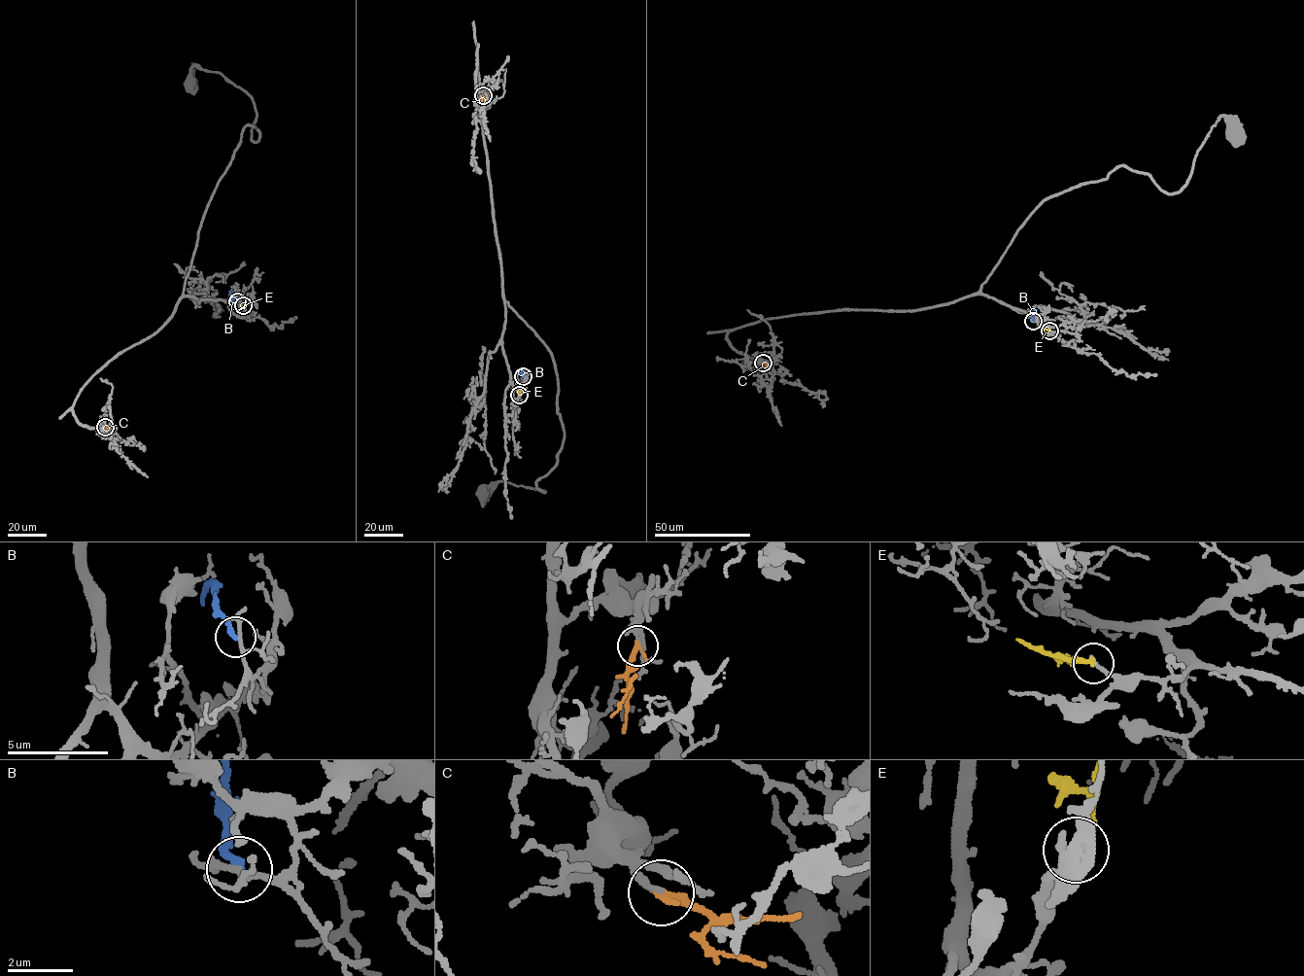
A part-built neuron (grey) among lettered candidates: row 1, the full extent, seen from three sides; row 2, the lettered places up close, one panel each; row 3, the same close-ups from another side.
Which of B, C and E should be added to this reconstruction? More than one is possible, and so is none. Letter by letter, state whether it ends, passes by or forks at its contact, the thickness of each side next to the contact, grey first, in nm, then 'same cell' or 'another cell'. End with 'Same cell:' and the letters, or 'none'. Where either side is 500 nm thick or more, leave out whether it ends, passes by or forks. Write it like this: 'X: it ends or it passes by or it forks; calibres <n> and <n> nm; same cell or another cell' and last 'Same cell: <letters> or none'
B: it ends; calibres 170 and 220 nm; another cell
C: it ends; calibres 170 and 320 nm; another cell
E: it ends; calibres 200 and 280 nm; another cell
Same cell: none

